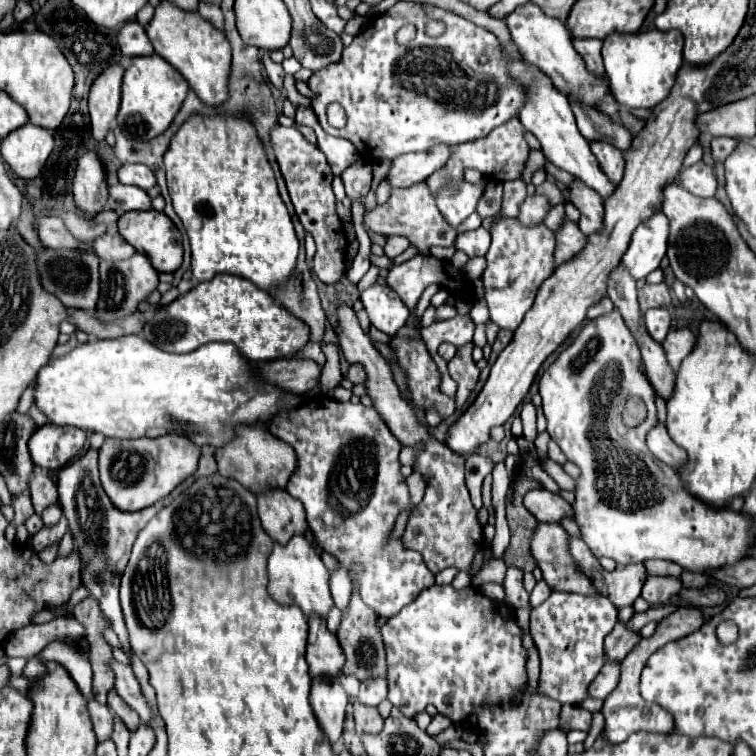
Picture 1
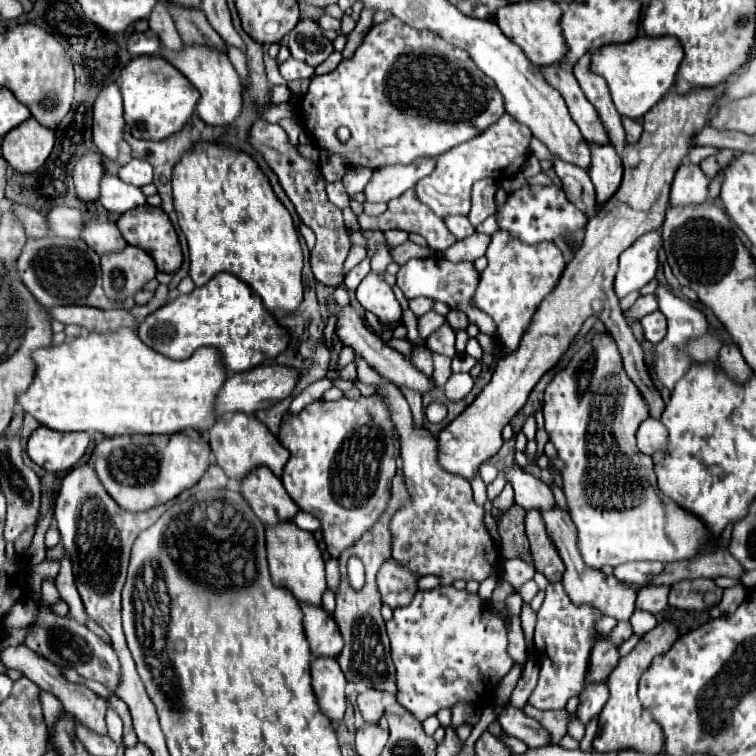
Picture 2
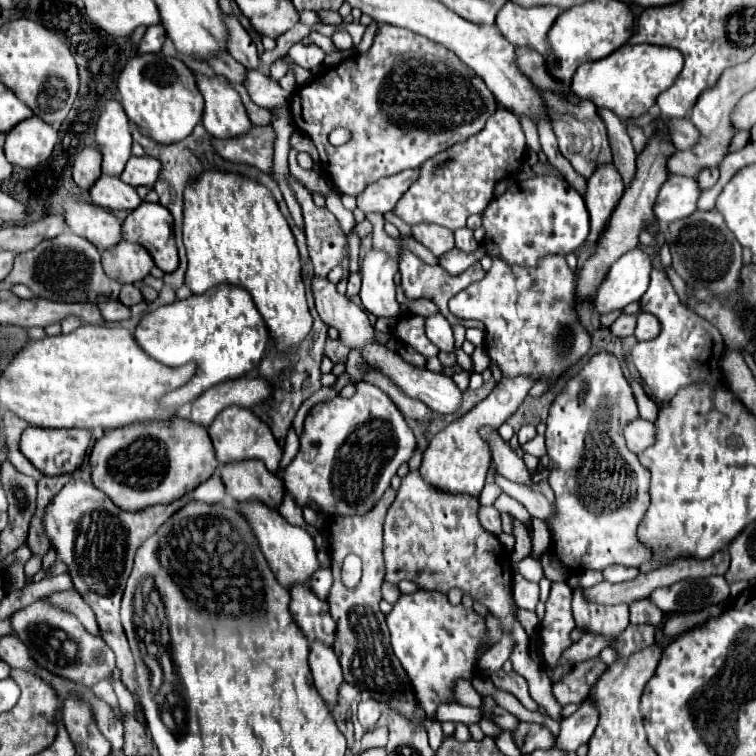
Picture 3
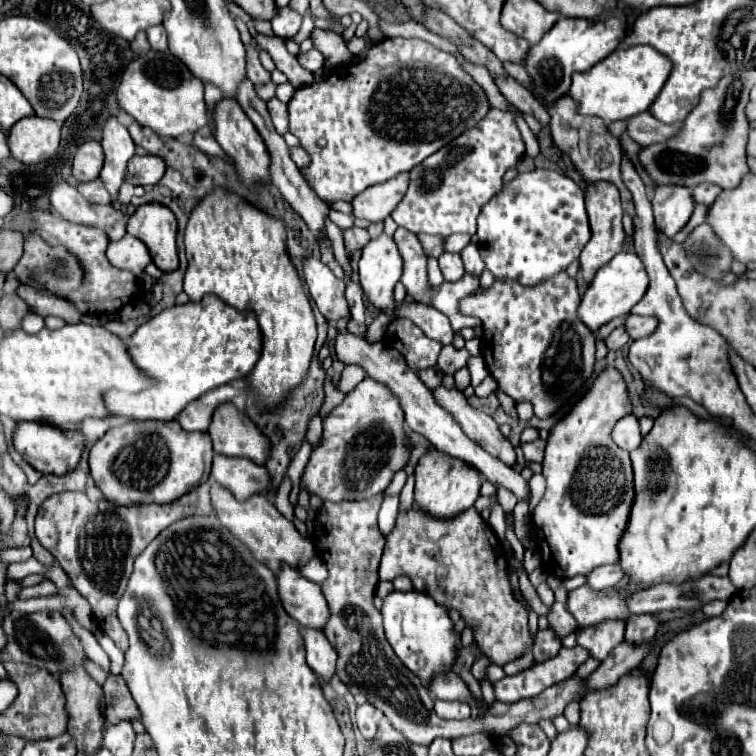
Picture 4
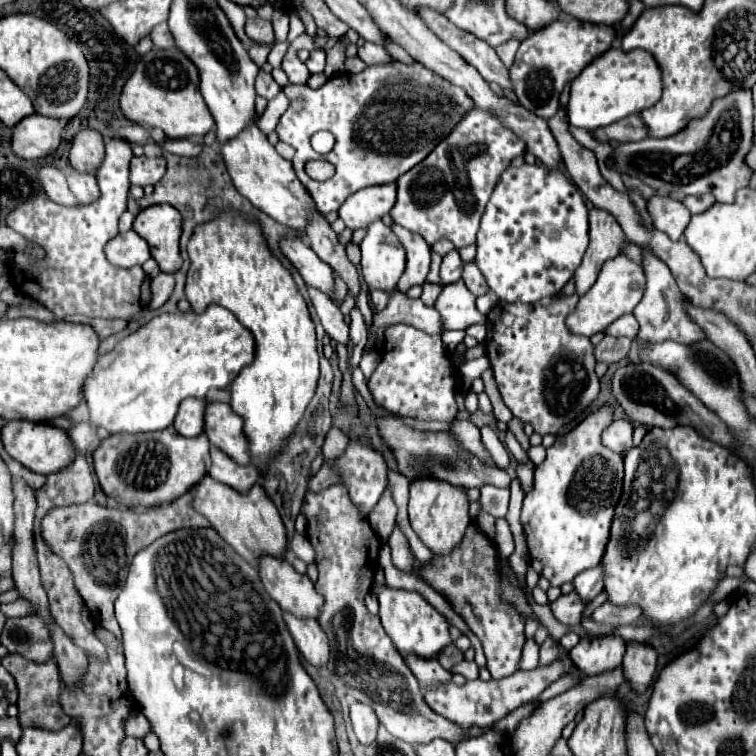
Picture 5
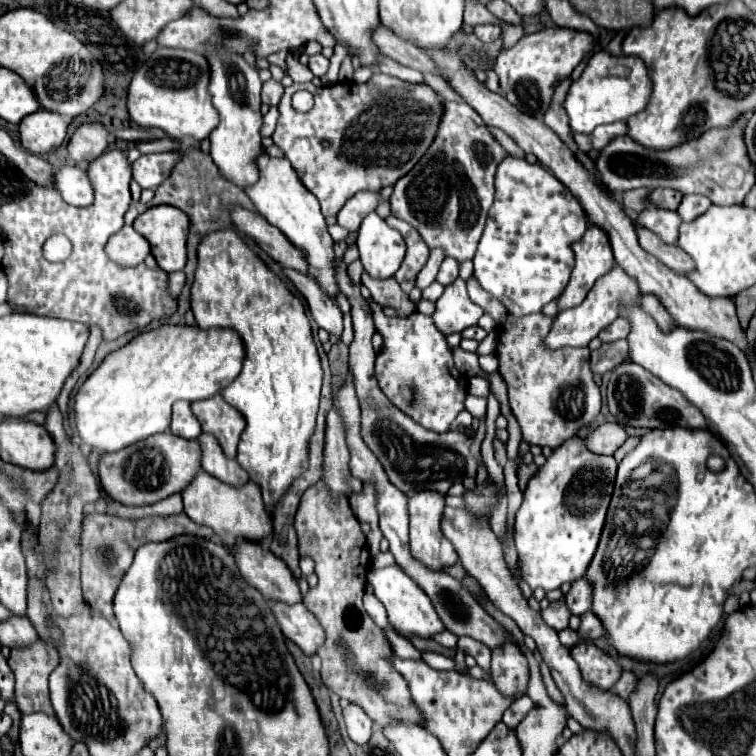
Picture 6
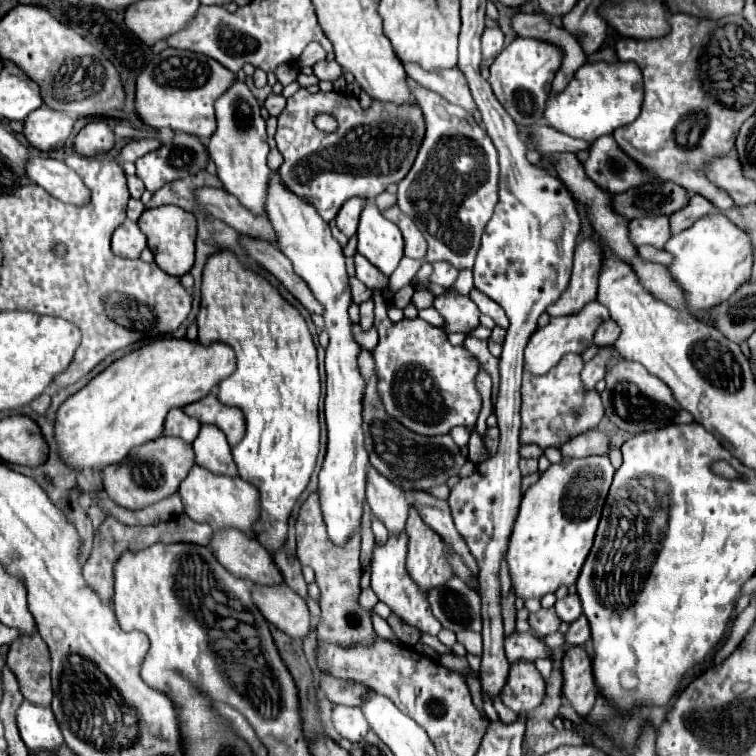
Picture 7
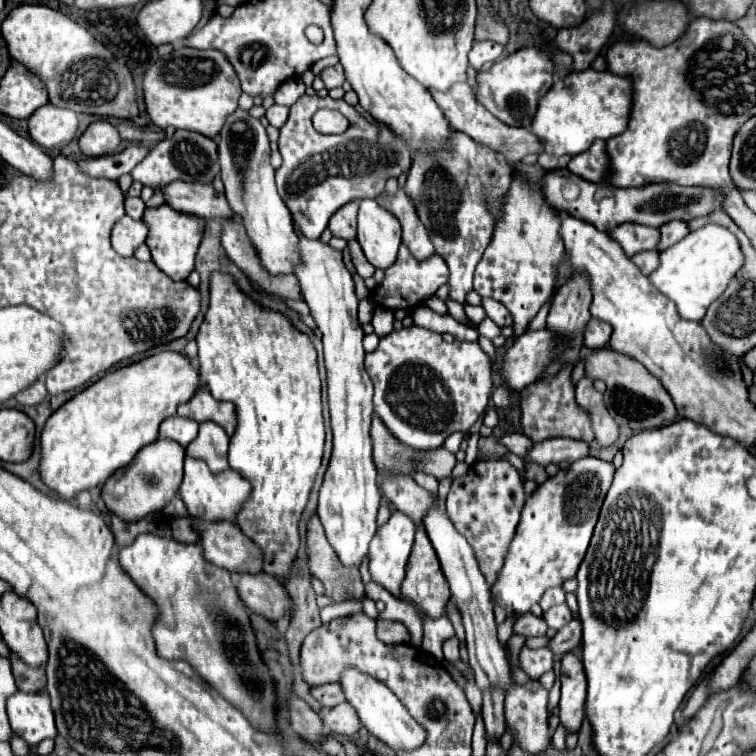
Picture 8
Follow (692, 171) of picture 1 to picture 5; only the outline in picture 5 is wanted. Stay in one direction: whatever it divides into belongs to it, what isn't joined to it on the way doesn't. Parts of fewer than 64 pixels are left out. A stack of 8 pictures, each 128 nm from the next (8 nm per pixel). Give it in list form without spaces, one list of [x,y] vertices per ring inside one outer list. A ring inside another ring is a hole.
[[[654,194],[648,200],[648,212],[652,216],[654,228],[668,234],[672,240],[680,240],[690,222],[686,206],[682,206],[682,202],[672,196]]]

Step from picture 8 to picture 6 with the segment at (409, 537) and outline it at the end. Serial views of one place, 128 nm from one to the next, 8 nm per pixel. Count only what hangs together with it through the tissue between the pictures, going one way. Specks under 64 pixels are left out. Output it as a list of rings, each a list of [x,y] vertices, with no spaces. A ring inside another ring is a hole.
[[[396,564],[396,566],[388,566],[388,568],[380,568],[380,570],[372,570],[368,574],[368,582],[374,590],[374,596],[384,604],[386,614],[388,614],[388,622],[390,626],[404,638],[432,638],[434,634],[442,632],[442,620],[438,618],[438,614],[434,614],[434,606],[430,602],[430,598],[424,594],[424,590],[414,584],[414,580],[404,574],[404,570]]]

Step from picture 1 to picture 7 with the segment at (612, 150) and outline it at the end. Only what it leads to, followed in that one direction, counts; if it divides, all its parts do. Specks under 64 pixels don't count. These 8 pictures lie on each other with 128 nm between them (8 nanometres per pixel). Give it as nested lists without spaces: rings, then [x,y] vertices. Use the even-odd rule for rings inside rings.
[[[588,236],[576,246],[574,254],[574,268],[568,288],[562,292],[562,296],[548,306],[550,316],[566,316],[582,310],[586,302],[592,302],[596,298],[598,290],[598,274],[602,268],[602,248],[600,244]]]

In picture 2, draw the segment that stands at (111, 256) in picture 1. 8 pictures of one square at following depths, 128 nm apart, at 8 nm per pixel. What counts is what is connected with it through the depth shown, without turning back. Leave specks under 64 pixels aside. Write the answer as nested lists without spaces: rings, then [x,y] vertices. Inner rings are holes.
[[[92,216],[86,218],[84,230],[82,230],[82,240],[100,256],[124,250],[128,246],[114,222],[108,222],[102,218],[92,218]]]

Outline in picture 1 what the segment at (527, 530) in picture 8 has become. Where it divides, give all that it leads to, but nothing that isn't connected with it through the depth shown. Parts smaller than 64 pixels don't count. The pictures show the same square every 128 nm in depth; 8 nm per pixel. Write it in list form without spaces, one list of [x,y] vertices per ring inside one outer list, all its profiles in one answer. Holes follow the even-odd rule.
[[[610,312],[610,314],[602,314],[598,316],[596,320],[584,324],[584,328],[580,330],[580,334],[574,338],[574,342],[564,350],[560,352],[560,356],[544,370],[544,374],[540,376],[540,396],[542,396],[542,408],[544,408],[544,414],[546,414],[546,420],[548,420],[548,432],[552,436],[552,440],[562,448],[562,452],[566,454],[566,458],[570,462],[574,462],[578,468],[580,468],[580,478],[578,478],[578,488],[576,488],[576,502],[572,504],[574,510],[576,510],[576,522],[582,530],[582,536],[584,536],[584,542],[588,544],[590,552],[596,556],[596,558],[612,558],[616,560],[618,564],[630,564],[630,562],[644,562],[644,560],[650,560],[650,558],[660,558],[660,560],[670,560],[670,562],[676,562],[680,564],[684,570],[690,570],[690,572],[706,572],[706,570],[718,570],[718,566],[730,566],[730,562],[738,562],[738,558],[746,558],[746,546],[750,546],[750,534],[754,534],[754,518],[746,518],[742,512],[734,512],[730,506],[726,510],[710,510],[710,506],[706,506],[704,502],[698,502],[684,486],[682,486],[682,478],[674,480],[676,476],[676,470],[668,468],[666,464],[660,464],[648,450],[646,446],[646,434],[658,424],[658,418],[656,418],[656,406],[654,406],[654,388],[650,386],[650,382],[646,380],[642,368],[642,356],[640,356],[640,350],[638,350],[638,342],[634,342],[634,334],[630,334],[630,328],[626,326],[626,322],[622,322],[622,316],[618,312]],[[630,396],[640,396],[644,402],[648,402],[648,418],[644,420],[644,424],[640,424],[638,428],[626,428],[622,424],[622,410],[624,410],[624,404]]]

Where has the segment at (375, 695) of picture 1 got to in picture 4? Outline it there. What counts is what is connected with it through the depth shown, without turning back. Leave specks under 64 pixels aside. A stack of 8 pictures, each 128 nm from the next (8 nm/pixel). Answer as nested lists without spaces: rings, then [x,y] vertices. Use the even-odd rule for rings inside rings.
[[[364,702],[356,710],[356,724],[366,740],[372,740],[376,734],[376,708],[370,706],[370,702]]]

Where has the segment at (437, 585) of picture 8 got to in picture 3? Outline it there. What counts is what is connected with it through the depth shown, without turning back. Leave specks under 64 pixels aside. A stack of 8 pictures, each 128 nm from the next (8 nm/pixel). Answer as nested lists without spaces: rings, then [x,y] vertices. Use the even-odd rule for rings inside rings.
[[[502,376],[500,382],[494,386],[494,390],[482,402],[478,402],[462,418],[450,422],[442,432],[438,432],[430,440],[428,448],[424,450],[420,474],[440,490],[454,492],[454,494],[462,492],[462,494],[480,496],[486,472],[492,464],[490,446],[486,446],[486,442],[482,442],[480,428],[494,426],[494,430],[498,430],[518,410],[518,406],[524,402],[524,398],[528,396],[528,390],[532,386],[534,386],[534,378],[526,378],[526,376],[506,378],[506,376]]]

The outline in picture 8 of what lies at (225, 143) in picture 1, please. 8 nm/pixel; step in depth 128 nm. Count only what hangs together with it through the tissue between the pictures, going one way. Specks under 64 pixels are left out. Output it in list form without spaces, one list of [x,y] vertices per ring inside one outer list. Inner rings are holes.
[[[214,272],[210,274],[210,304],[208,310],[204,314],[204,322],[200,324],[198,330],[198,362],[200,362],[200,378],[202,382],[210,388],[210,394],[216,400],[230,400],[236,404],[236,416],[238,416],[238,426],[234,436],[230,438],[230,452],[228,452],[228,460],[230,460],[230,468],[234,468],[236,472],[240,472],[250,484],[252,484],[252,496],[246,500],[246,504],[242,506],[236,524],[240,526],[240,530],[254,540],[262,552],[264,552],[264,572],[274,574],[284,578],[290,572],[290,564],[296,558],[298,546],[300,546],[300,536],[298,536],[298,520],[306,508],[308,502],[308,494],[314,486],[314,478],[316,472],[320,468],[320,460],[322,460],[322,450],[324,450],[324,420],[322,420],[322,398],[320,398],[320,376],[318,376],[318,366],[316,366],[316,350],[312,340],[308,338],[308,334],[302,334],[298,328],[292,326],[292,322],[282,316],[280,312],[262,308],[260,304],[256,304],[252,298],[248,298],[236,284],[236,280],[230,274],[222,274],[222,272]]]

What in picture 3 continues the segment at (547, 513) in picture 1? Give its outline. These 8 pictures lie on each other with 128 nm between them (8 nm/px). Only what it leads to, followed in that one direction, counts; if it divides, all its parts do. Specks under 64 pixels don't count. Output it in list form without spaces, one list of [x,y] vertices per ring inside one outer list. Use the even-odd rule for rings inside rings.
[[[482,428],[482,438],[486,438],[492,446],[492,460],[494,460],[494,466],[498,470],[498,474],[502,474],[506,480],[510,482],[520,482],[522,486],[528,486],[528,484],[534,484],[532,482],[532,474],[530,470],[526,468],[524,460],[518,458],[518,454],[514,450],[510,450],[508,442],[504,442],[500,438],[498,432],[490,430],[490,428]]]

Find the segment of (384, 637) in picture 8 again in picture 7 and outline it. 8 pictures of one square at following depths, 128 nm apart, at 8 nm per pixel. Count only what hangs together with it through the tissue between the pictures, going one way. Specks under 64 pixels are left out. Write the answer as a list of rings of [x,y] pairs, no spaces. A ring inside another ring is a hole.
[[[390,616],[388,618],[388,624],[392,626],[392,630],[394,630],[394,634],[406,644],[406,646],[414,646],[416,642],[420,642],[420,632],[416,630],[416,628],[412,628],[412,626],[406,626],[398,616]]]

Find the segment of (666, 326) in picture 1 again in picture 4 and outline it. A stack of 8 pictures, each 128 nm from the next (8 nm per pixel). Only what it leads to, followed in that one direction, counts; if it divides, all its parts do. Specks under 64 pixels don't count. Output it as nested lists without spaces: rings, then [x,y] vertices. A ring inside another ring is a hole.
[[[630,314],[626,320],[626,330],[632,340],[644,338],[646,334],[652,334],[656,330],[656,318],[646,318],[646,316],[634,316]]]

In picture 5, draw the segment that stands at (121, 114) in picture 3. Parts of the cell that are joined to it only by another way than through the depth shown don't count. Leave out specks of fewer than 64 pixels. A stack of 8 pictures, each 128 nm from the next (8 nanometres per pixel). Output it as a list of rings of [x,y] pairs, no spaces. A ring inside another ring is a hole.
[[[122,138],[106,142],[106,158],[96,170],[102,196],[88,204],[66,208],[54,204],[46,196],[38,196],[20,204],[6,216],[12,230],[20,232],[26,240],[40,244],[46,250],[44,260],[32,260],[24,254],[14,254],[14,278],[26,296],[38,300],[58,318],[68,314],[84,314],[90,318],[122,318],[128,320],[150,304],[150,276],[140,268],[116,268],[104,256],[104,246],[118,234],[118,218],[126,210],[128,200],[128,168],[132,148]]]

